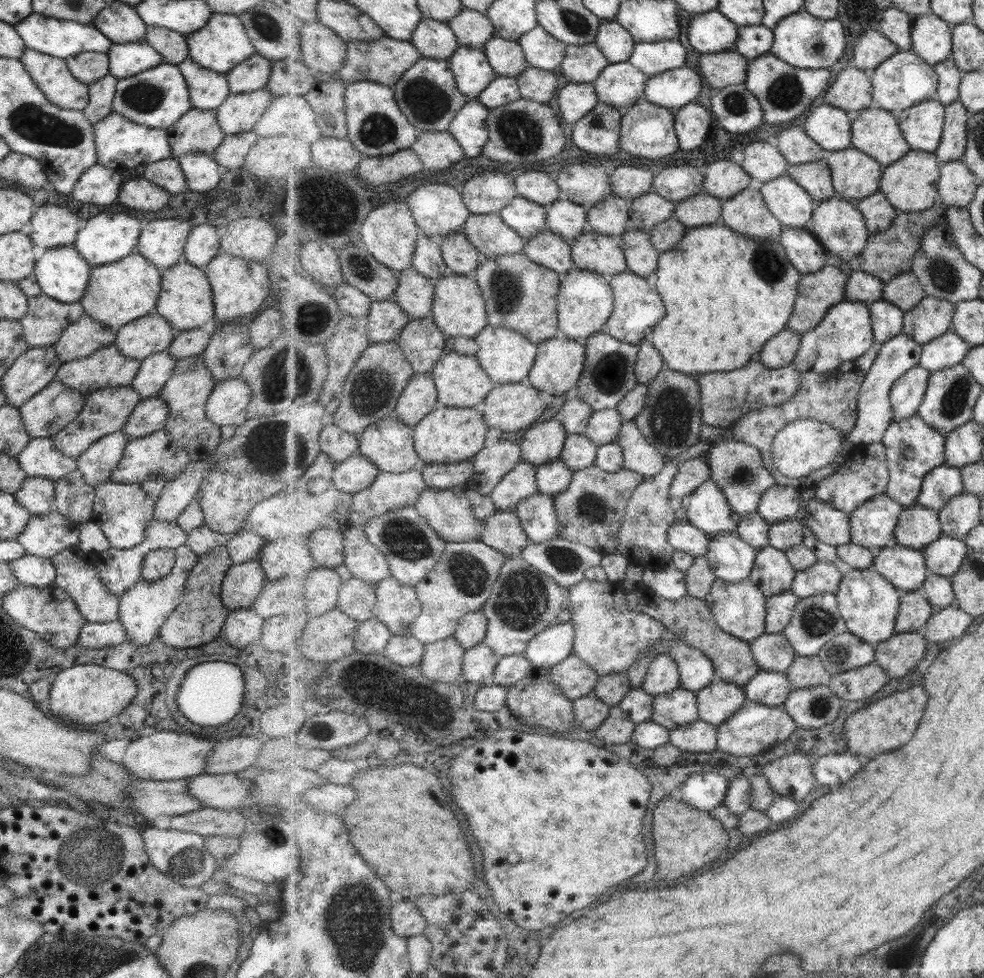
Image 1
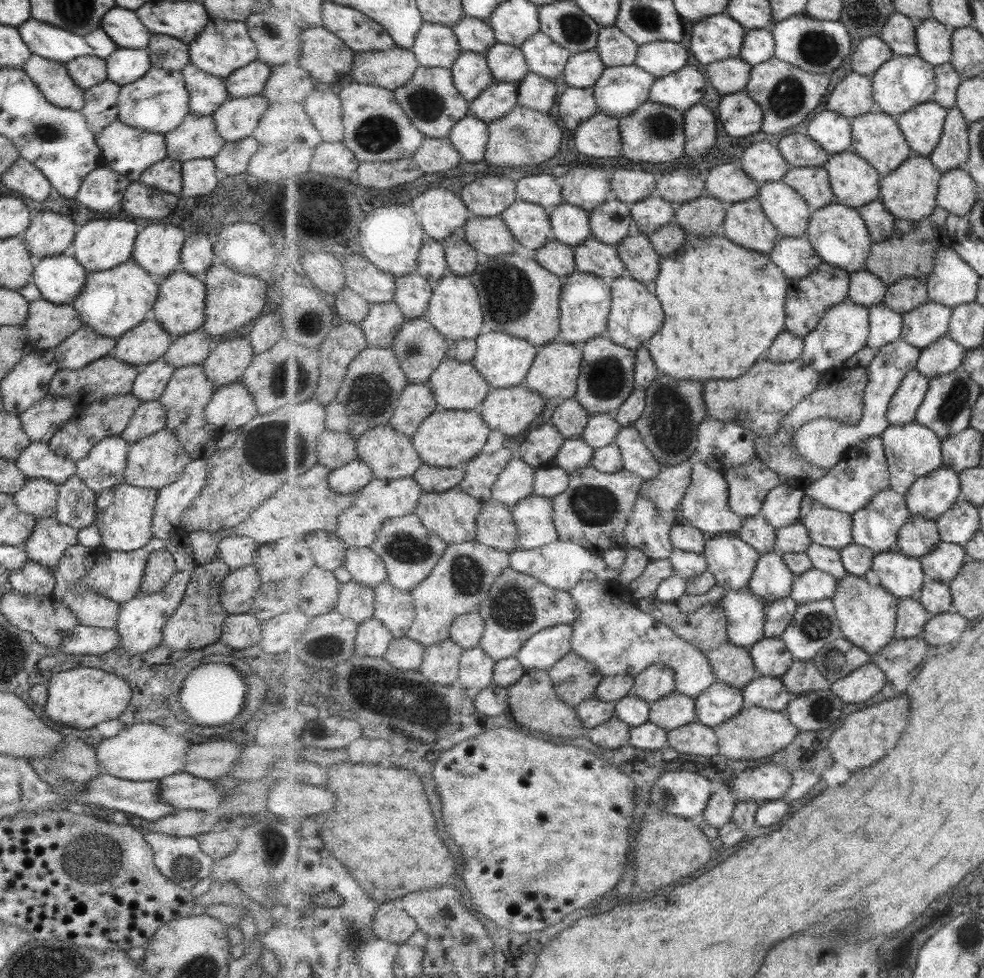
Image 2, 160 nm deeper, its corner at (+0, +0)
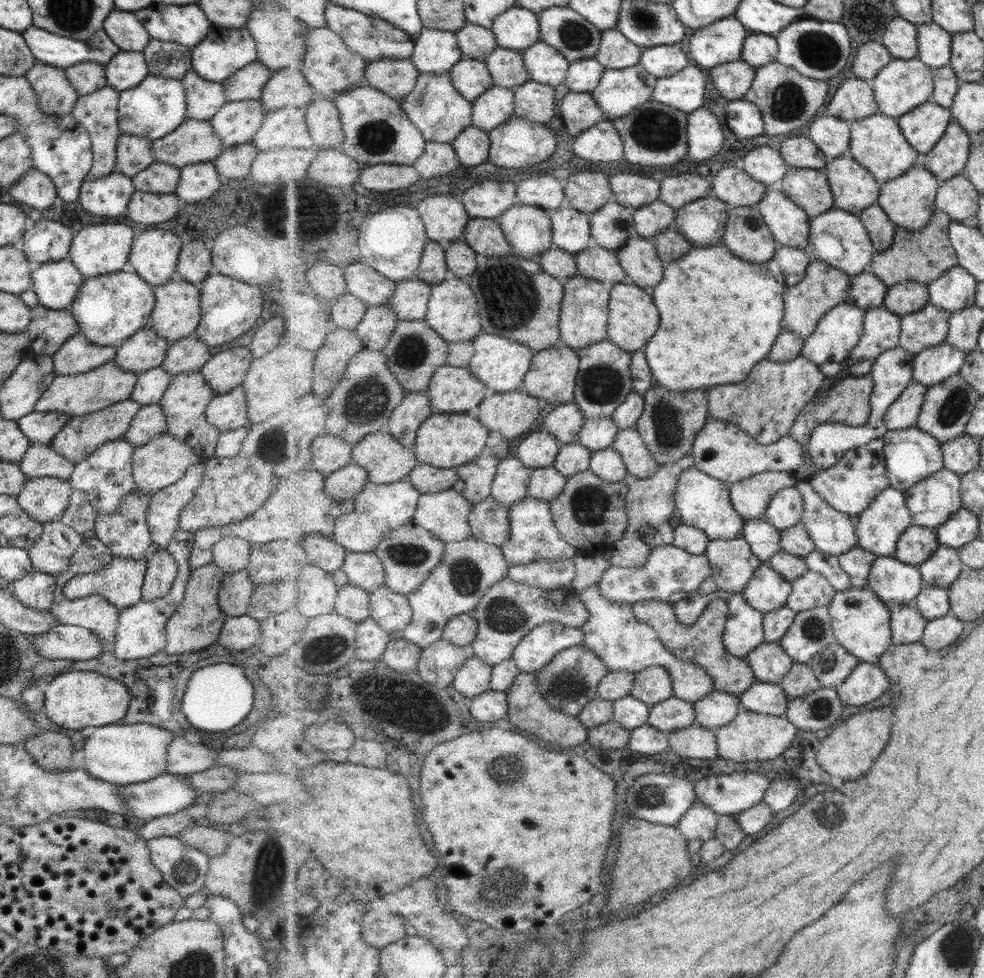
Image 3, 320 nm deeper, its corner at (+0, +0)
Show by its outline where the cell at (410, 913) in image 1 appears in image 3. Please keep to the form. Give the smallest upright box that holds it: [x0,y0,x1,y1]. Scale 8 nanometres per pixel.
[363,904,407,949]

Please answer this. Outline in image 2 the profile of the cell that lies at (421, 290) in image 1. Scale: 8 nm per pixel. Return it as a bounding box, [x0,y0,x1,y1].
[395,273,433,318]

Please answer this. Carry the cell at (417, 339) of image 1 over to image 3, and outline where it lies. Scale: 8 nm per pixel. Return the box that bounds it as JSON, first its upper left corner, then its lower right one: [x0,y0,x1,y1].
[383,319,449,394]

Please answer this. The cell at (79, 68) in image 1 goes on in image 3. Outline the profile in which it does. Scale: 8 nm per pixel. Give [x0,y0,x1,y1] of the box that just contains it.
[64,62,106,96]

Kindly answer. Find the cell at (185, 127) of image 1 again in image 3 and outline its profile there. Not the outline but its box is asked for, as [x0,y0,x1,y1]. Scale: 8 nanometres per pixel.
[150,119,223,169]

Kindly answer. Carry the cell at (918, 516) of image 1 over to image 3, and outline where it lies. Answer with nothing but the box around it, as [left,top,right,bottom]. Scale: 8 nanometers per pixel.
[895,524,940,566]

